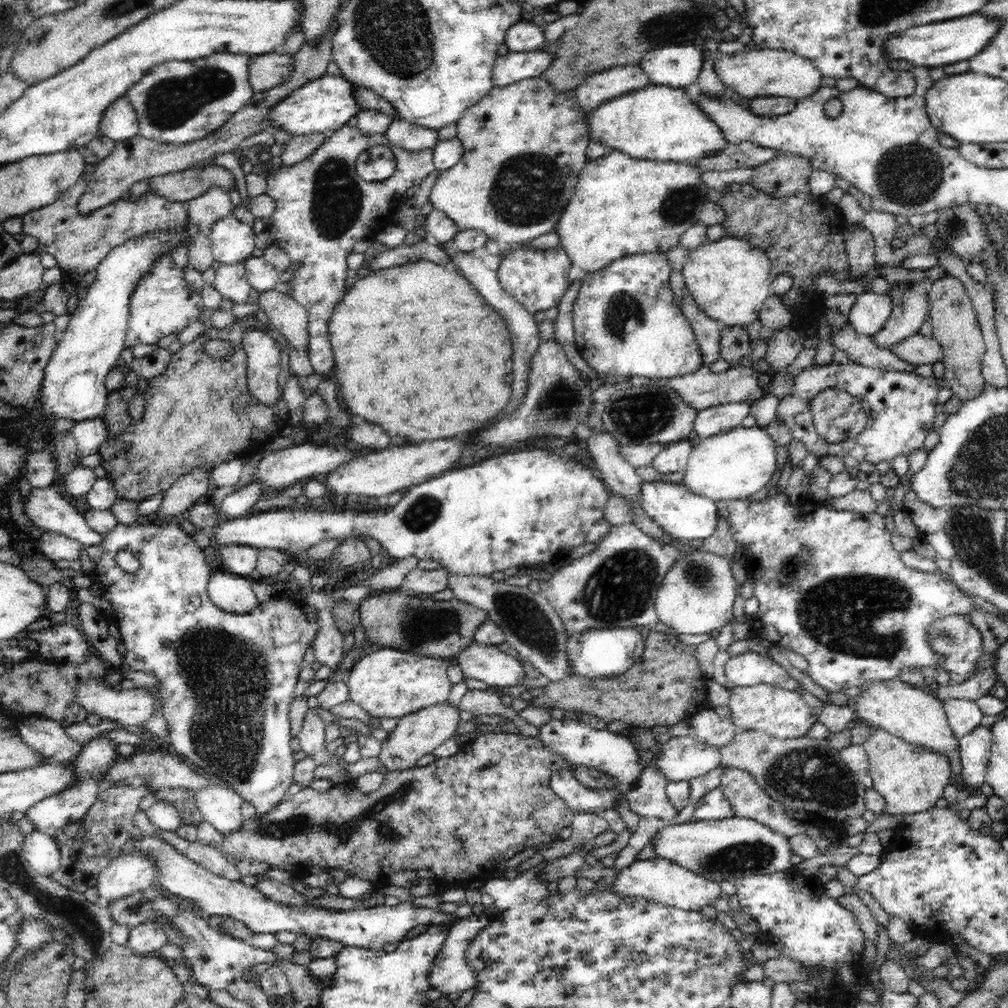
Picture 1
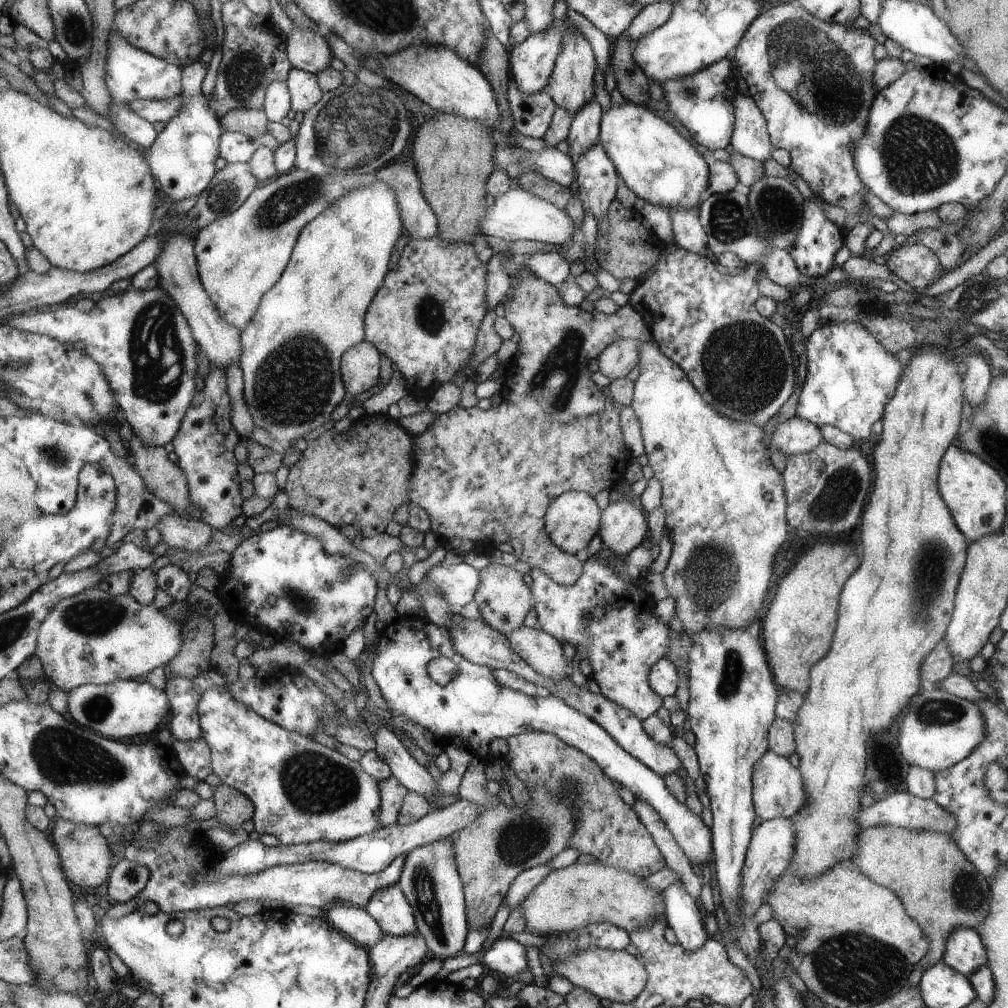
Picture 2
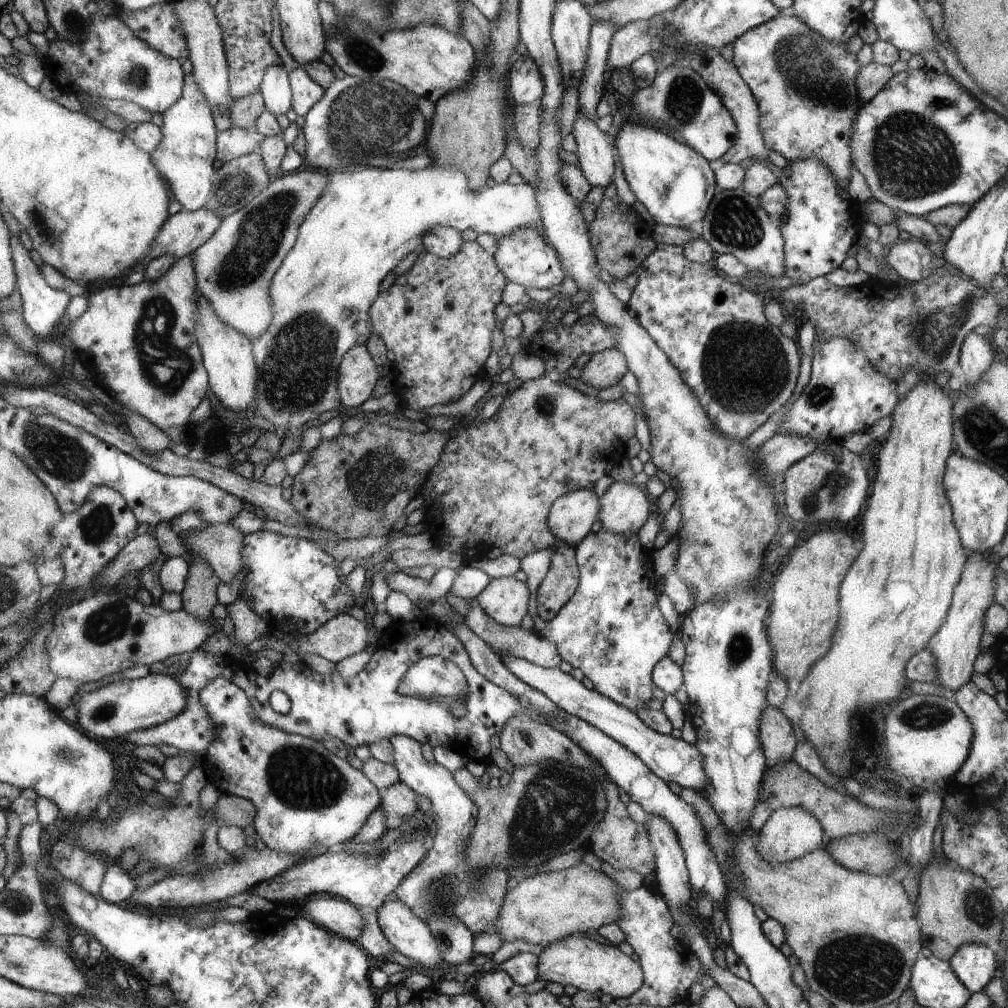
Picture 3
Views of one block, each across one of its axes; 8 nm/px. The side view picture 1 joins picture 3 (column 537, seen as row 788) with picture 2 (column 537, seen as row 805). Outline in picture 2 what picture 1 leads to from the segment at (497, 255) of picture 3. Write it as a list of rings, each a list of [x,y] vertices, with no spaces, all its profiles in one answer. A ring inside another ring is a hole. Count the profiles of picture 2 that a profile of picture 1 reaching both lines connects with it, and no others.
[[[550,251],[549,253],[526,254],[521,256],[523,268],[530,268],[530,272],[536,272],[544,281],[552,285],[562,285],[570,279],[571,264],[562,255]]]

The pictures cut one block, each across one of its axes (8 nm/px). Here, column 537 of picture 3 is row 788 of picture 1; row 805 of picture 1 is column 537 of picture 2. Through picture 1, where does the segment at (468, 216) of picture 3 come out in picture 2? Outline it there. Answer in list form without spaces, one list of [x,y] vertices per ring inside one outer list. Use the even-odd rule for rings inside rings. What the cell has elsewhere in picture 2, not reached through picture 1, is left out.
[[[518,187],[498,196],[495,198],[494,206],[487,207],[486,218],[482,220],[481,232],[482,235],[502,238],[506,242],[526,240],[526,242],[563,246],[572,239],[581,238],[580,228],[580,224],[576,225],[565,209],[558,208],[557,205]]]

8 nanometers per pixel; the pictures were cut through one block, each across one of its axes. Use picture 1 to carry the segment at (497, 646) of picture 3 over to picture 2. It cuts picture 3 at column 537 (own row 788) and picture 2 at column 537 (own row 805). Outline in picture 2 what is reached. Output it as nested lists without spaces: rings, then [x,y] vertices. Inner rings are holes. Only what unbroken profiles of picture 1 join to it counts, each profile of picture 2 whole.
[[[526,625],[506,636],[513,648],[529,665],[550,680],[571,678],[568,662],[562,651],[561,642],[542,629],[528,628]]]

